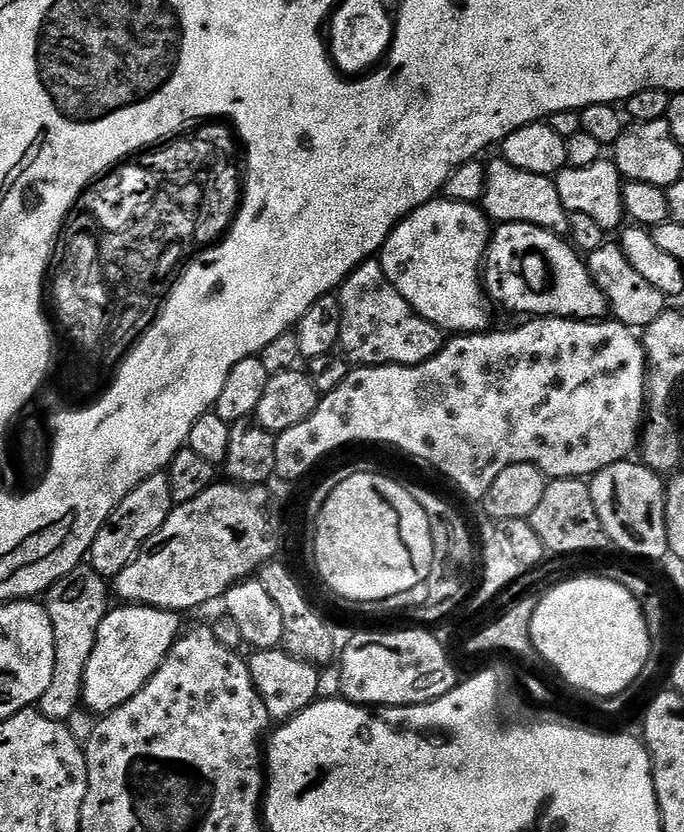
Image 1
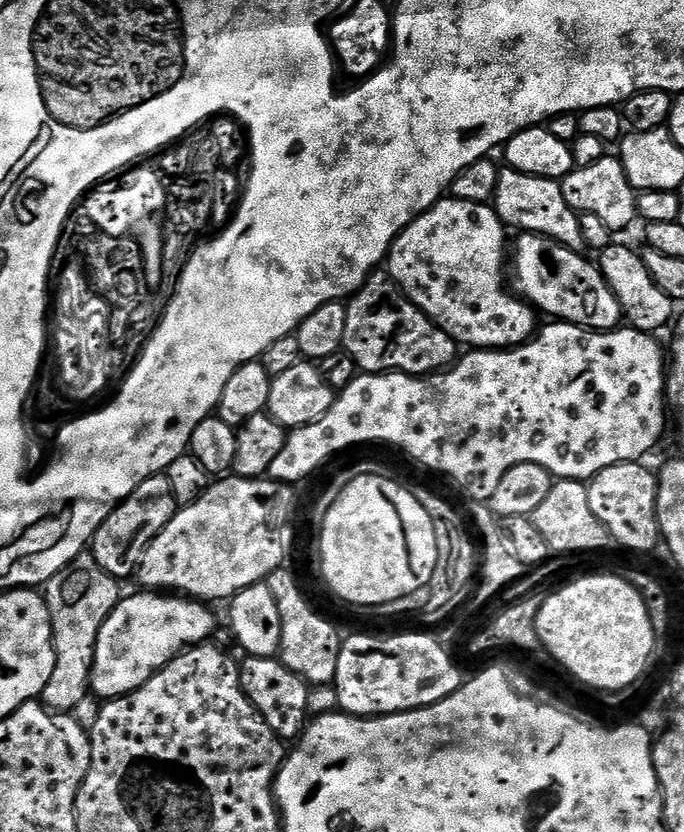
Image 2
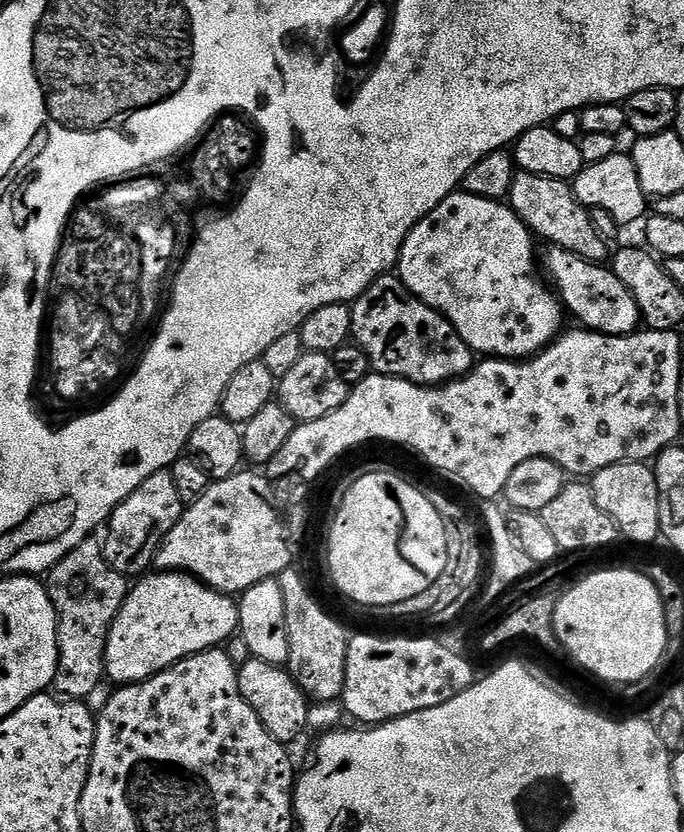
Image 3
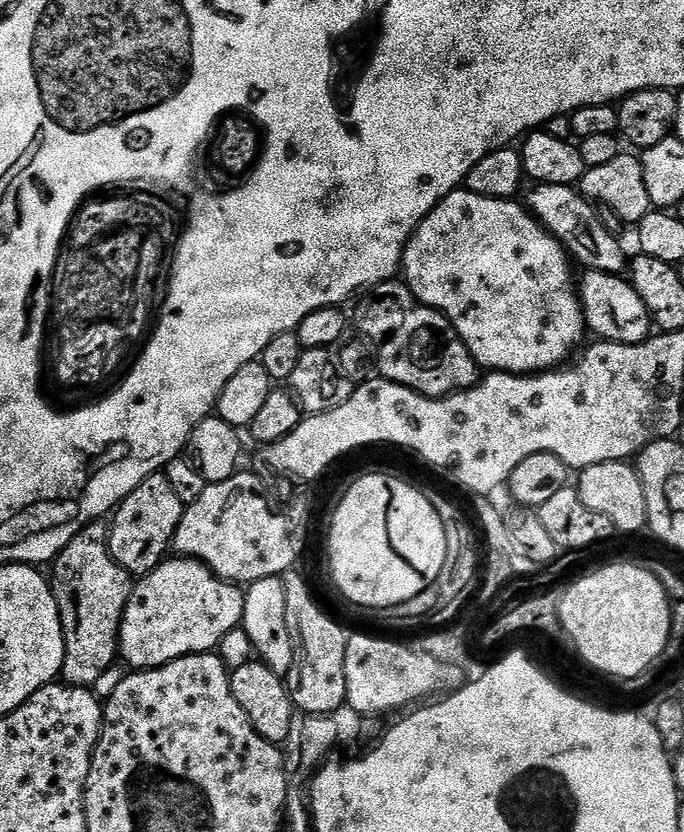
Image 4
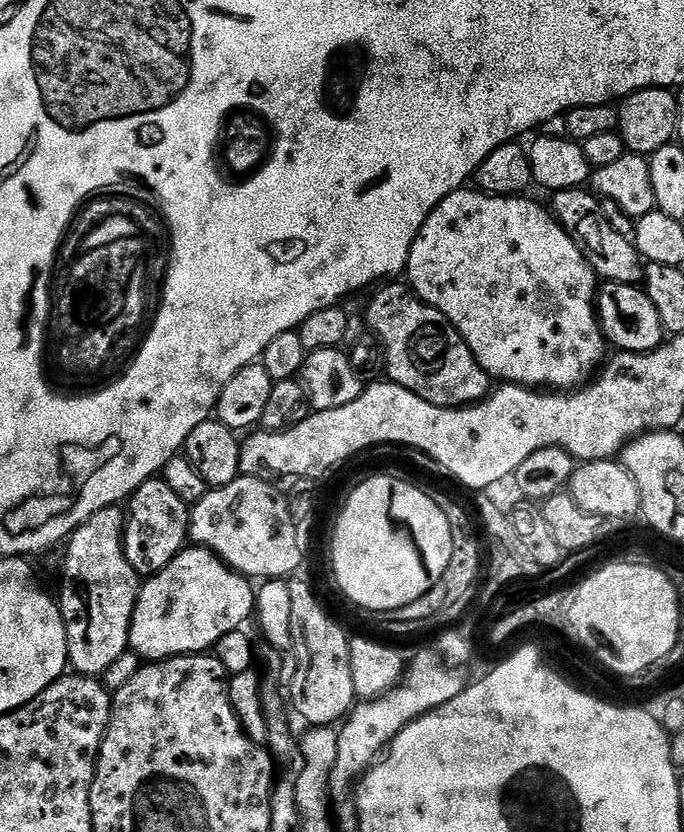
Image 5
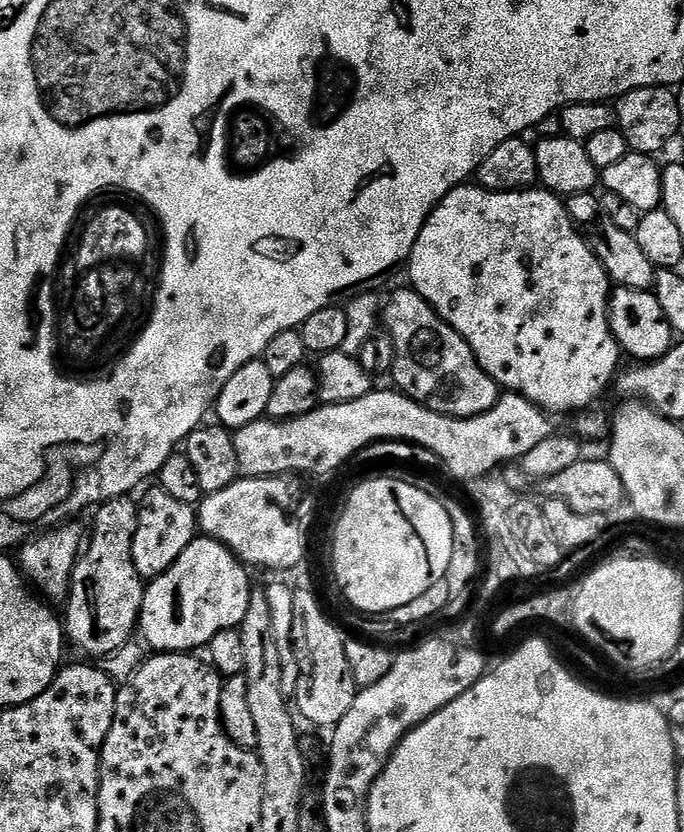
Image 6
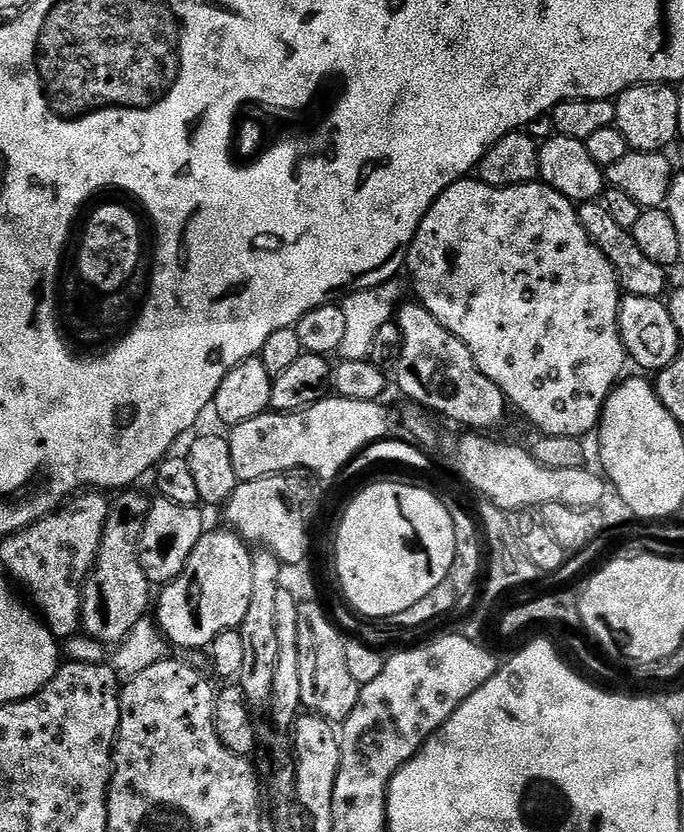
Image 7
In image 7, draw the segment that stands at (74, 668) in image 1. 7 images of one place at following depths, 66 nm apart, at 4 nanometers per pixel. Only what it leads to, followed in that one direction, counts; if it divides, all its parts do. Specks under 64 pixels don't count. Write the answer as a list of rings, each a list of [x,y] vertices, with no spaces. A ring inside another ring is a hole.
[[[121,491],[117,495],[120,497],[109,503],[106,526],[102,534],[100,549],[96,555],[96,566],[89,572],[87,580],[84,581],[80,626],[83,635],[89,636],[105,646],[115,646],[128,637],[130,630],[134,630],[134,626],[138,626],[138,622],[149,615],[150,601],[154,596],[153,585],[149,584],[140,561],[140,539],[142,538],[150,500],[149,497],[146,498],[142,493],[136,491]]]

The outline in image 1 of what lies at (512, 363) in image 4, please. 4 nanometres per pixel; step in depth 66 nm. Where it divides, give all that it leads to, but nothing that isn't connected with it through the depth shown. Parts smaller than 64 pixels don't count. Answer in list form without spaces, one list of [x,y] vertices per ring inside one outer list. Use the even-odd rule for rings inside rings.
[[[437,198],[396,225],[378,259],[394,290],[435,328],[445,334],[486,332],[493,327],[494,308],[484,290],[482,269],[493,231],[483,207]]]

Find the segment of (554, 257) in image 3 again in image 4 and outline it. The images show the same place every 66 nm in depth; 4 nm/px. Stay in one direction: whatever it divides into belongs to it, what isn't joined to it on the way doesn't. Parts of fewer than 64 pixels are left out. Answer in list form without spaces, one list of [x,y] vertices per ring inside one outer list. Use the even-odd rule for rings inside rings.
[[[591,270],[579,277],[578,291],[580,305],[584,307],[584,322],[593,337],[613,344],[637,344],[653,335],[654,325],[650,310],[646,310],[646,302],[638,298],[638,290],[623,275],[611,276],[605,272]]]

